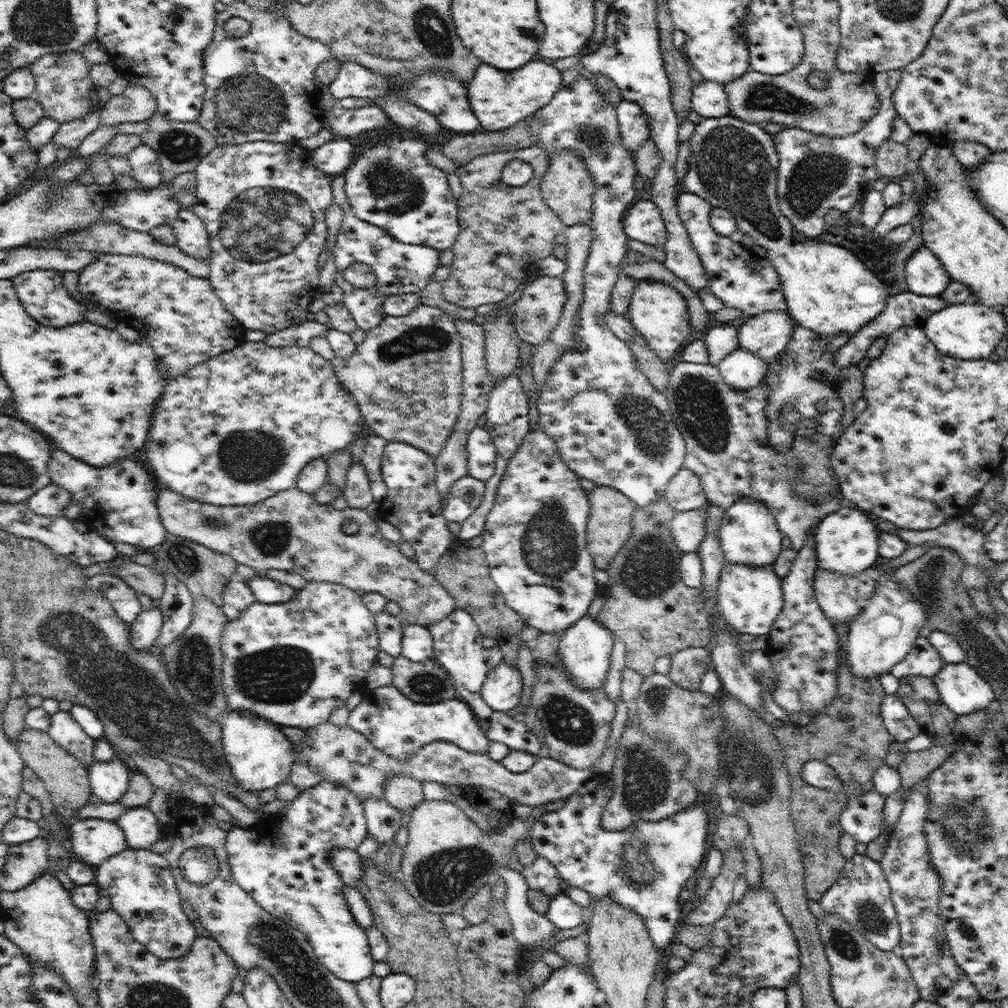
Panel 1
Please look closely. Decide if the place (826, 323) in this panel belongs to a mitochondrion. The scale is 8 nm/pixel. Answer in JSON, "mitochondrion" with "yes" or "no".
{"mitochondrion":"no"}

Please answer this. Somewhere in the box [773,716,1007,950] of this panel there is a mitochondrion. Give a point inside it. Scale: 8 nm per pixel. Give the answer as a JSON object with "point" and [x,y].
{"point":[964,824]}

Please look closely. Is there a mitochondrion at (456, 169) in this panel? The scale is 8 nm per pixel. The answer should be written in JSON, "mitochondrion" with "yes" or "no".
{"mitochondrion":"no"}

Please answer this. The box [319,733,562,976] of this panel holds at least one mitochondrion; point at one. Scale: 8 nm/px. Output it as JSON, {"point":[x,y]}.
{"point":[445,878]}

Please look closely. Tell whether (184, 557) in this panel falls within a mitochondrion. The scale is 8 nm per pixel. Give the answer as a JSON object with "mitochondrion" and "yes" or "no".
{"mitochondrion":"yes"}

